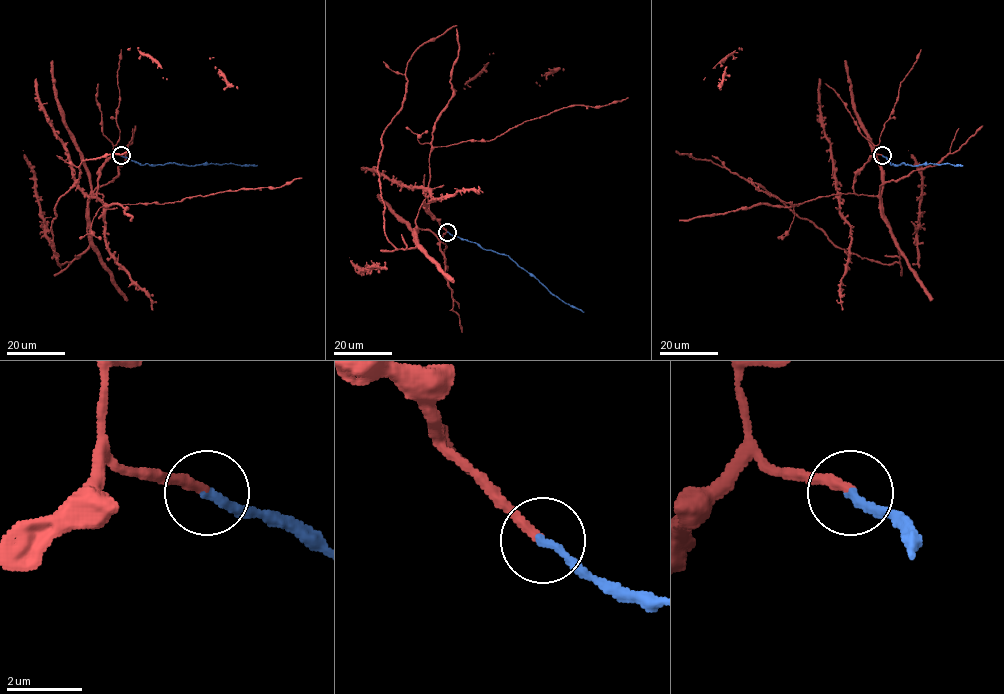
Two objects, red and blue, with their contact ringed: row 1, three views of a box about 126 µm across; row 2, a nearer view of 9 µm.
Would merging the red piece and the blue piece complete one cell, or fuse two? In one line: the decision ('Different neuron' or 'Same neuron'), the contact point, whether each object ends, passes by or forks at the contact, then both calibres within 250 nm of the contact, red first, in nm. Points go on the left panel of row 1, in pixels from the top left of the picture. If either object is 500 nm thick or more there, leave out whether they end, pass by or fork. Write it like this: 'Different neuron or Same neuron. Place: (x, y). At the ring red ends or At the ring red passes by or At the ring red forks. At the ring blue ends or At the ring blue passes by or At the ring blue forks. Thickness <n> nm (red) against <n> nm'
Same neuron. Place: (121, 155). At the ring red ends. At the ring blue ends. Thickness 280 nm (red) against 240 nm

